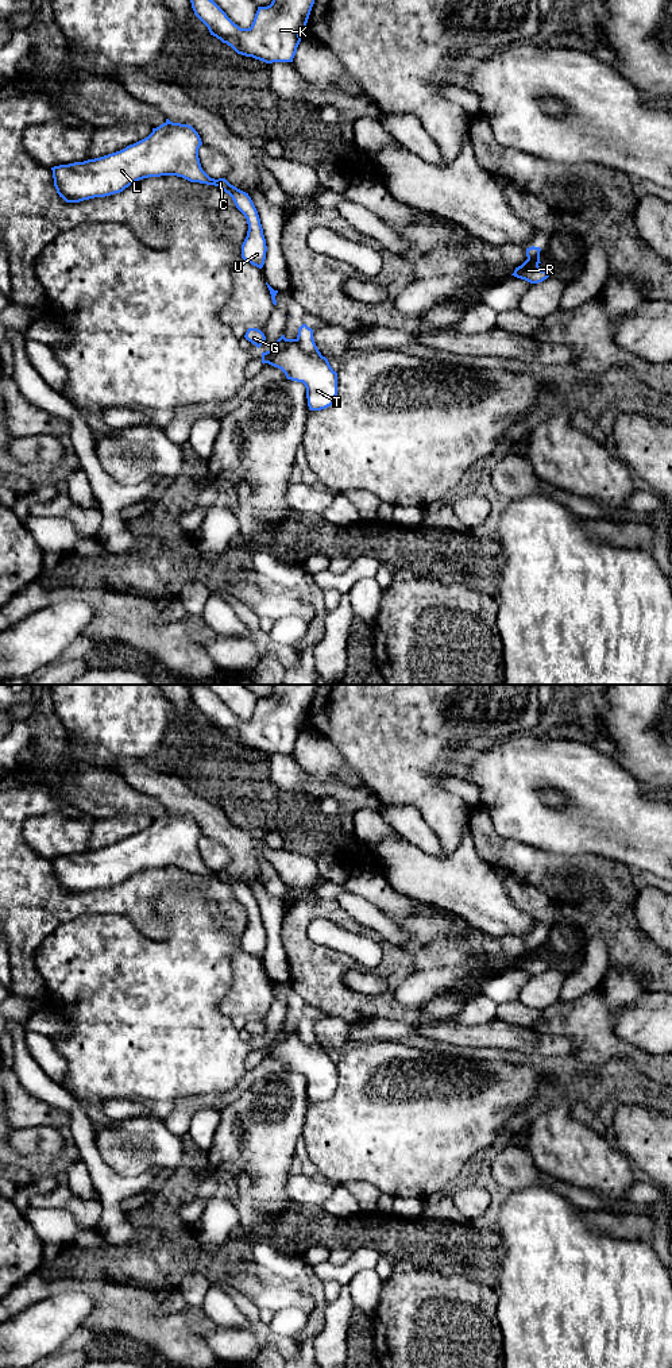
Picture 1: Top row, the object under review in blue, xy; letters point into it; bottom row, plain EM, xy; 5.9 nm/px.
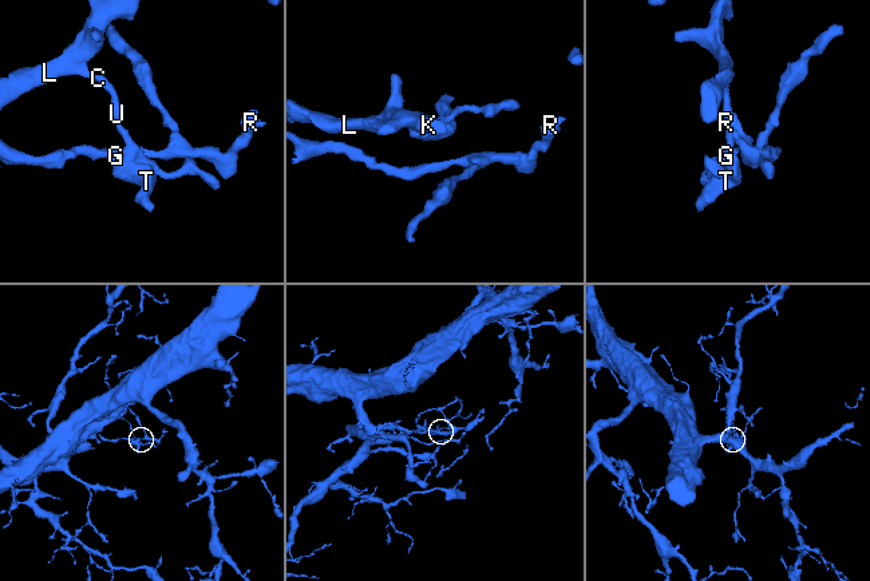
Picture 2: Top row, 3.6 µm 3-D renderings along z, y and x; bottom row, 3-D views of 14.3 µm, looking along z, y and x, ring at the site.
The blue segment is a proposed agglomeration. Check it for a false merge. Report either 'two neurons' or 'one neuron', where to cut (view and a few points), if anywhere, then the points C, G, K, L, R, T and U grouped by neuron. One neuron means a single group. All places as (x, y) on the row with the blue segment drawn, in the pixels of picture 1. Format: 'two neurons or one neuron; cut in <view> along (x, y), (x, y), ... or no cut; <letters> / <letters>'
two neurons; cut in xy along (296, 339), (305, 353), (320, 355); C K L R U / G T

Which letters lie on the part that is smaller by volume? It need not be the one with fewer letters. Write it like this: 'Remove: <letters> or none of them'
Remove: G, T

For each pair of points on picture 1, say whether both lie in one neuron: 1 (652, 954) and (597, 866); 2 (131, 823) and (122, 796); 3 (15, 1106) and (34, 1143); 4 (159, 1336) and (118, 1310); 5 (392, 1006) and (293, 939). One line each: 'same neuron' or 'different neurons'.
1: same neuron
2: different neurons
3: different neurons
4: same neuron
5: same neuron

